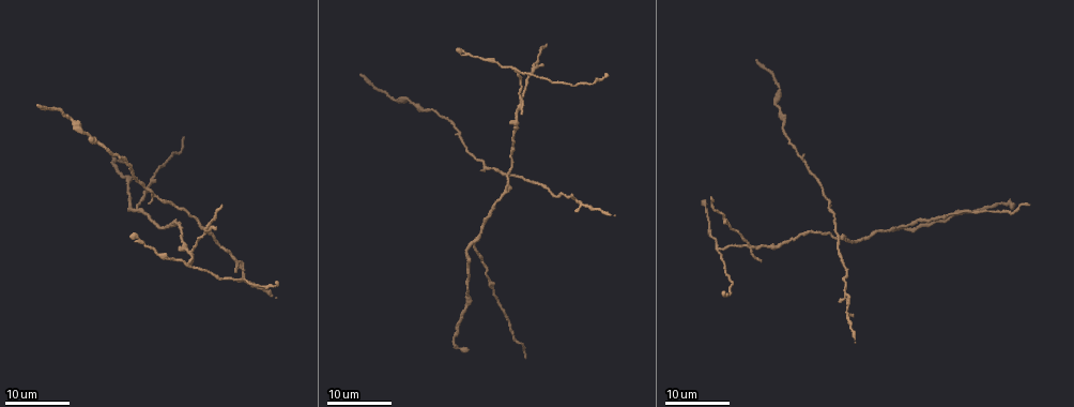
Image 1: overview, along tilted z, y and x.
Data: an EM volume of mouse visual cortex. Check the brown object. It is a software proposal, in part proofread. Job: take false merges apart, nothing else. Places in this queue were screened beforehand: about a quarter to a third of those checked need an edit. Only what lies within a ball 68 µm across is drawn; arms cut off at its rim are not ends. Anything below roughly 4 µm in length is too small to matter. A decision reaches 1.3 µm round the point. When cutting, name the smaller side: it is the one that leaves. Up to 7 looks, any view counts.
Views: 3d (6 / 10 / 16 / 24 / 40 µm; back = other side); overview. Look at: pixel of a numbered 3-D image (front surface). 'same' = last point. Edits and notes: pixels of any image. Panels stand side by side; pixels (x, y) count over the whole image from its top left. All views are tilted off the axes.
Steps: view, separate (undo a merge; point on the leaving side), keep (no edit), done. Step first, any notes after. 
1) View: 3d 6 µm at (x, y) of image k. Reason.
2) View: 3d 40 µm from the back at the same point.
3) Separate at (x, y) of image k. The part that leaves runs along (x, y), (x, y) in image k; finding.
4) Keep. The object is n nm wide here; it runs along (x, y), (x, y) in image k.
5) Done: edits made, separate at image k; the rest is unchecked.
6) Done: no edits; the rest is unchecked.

View: 3d 24 µm at (187, 267) of image 1.

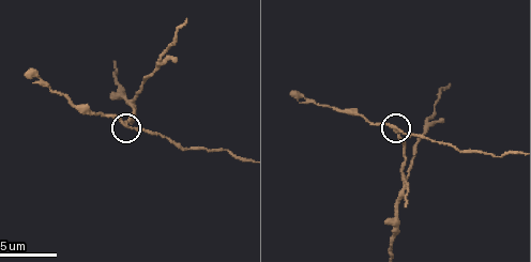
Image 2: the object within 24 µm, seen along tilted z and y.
View: 3d 10 µm at (130, 125) of image 2.

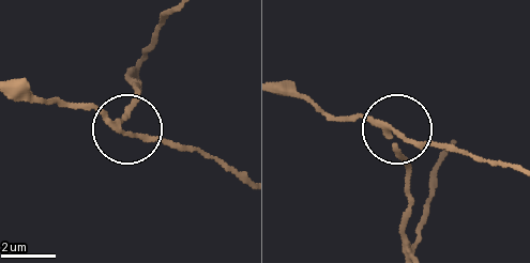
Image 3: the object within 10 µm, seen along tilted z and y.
View: 3d 6 µm at (396, 130) of image 3. Zoom in.

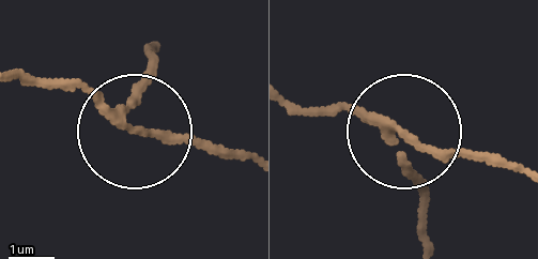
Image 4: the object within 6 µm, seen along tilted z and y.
Separate at (56, 84) of image 4. The part that leaves runs along (114, 125), (246, 151) in image 4; two neurons meet here.

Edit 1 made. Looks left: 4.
View: overview.

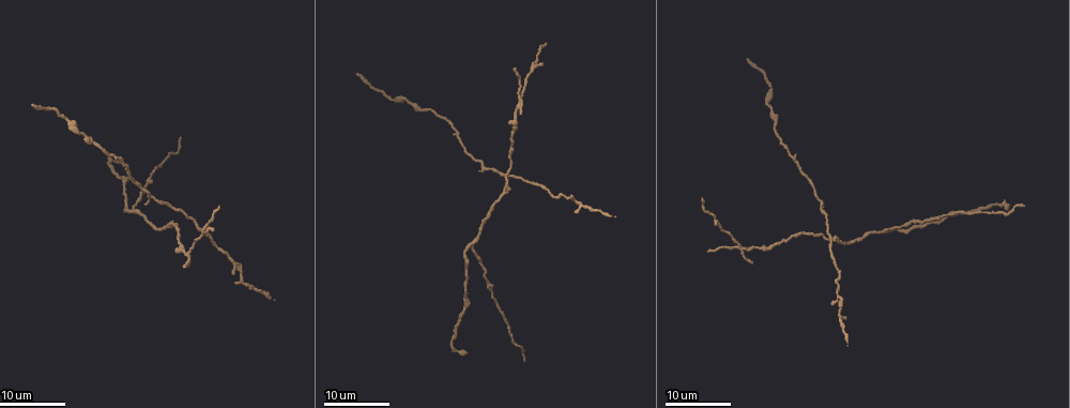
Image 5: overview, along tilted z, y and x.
View: 3d 16 µm at (243, 282) of image 5. Three-way junction.

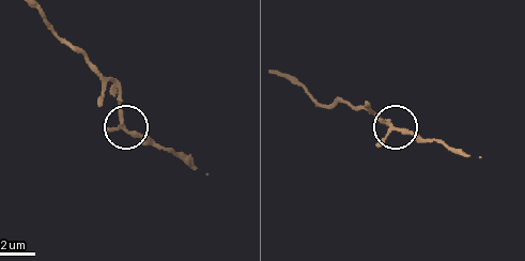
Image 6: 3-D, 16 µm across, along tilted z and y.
View: 3d 6 µm at (121, 128) of image 6.

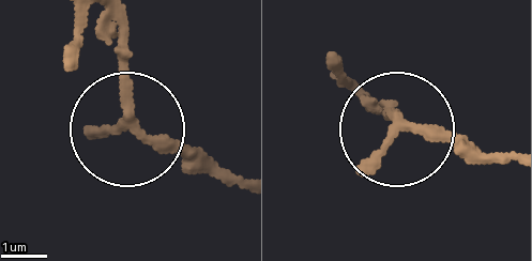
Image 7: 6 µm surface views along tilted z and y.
Keep. It runs along (81, 18), (119, 57), (127, 131), (180, 140), (238, 184) in image 7; all the same neuron.

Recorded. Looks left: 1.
View: 3d 10 µm at (406, 176) of image 2. Four-way junction.

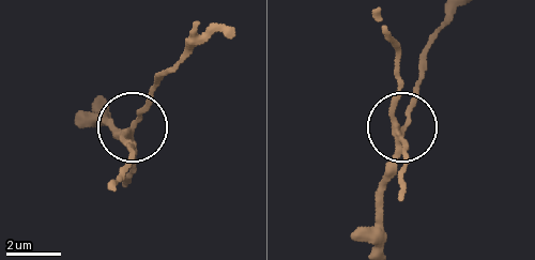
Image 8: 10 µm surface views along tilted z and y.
Separate at (147, 108) of image 8. The side arm is 6 µm long; the part that leaves runs along (127, 133), (194, 29) in image 8; a second neuron is stuck on.

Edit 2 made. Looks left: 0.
Done: edits made, separate at image 4, separate at image 8; the rest is unchecked.

